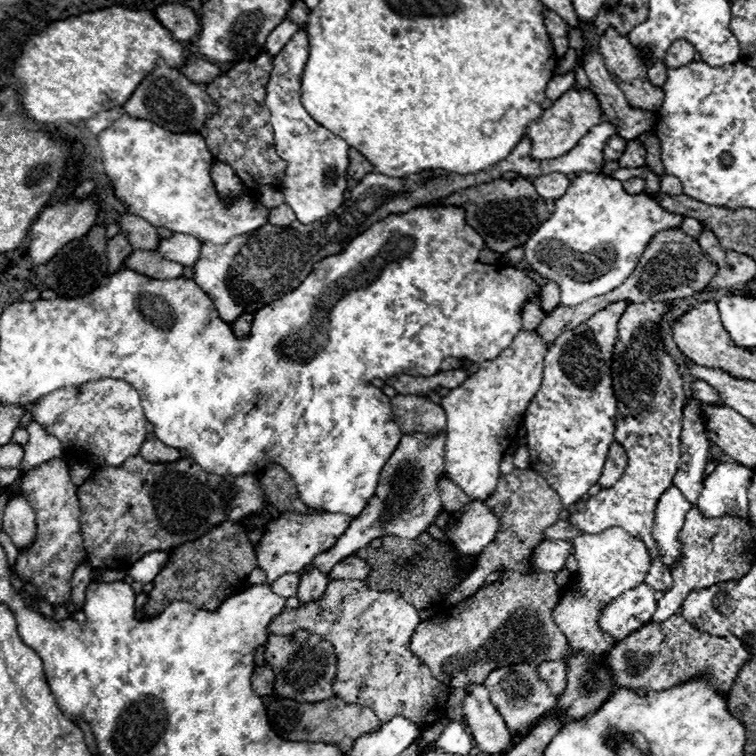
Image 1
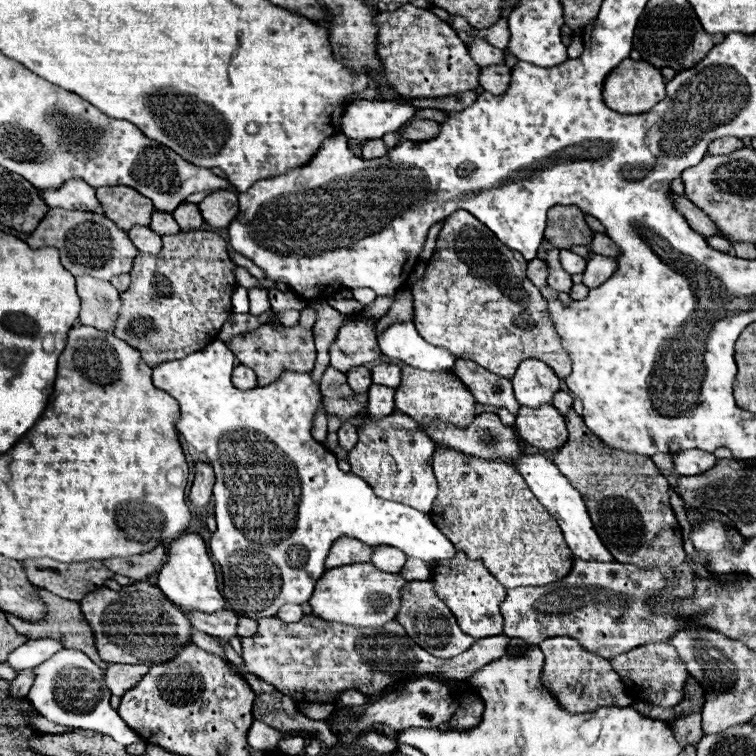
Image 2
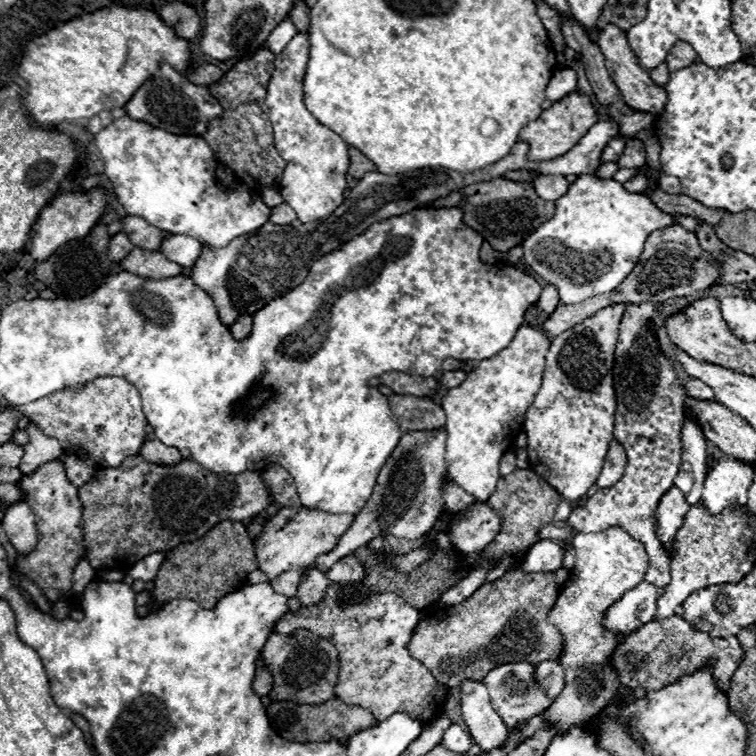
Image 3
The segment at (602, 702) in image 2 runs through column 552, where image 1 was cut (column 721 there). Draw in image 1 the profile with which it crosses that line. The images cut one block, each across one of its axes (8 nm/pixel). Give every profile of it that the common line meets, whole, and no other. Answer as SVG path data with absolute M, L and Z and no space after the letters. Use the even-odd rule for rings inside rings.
M674 614L674 618L668 618L662 624L646 624L642 630L630 634L630 638L614 644L602 658L602 664L610 670L614 682L624 688L666 690L704 674L716 692L728 696L736 674L748 660L750 652L738 638L726 640L710 636L708 632L692 628L692 624L682 618L682 614Z

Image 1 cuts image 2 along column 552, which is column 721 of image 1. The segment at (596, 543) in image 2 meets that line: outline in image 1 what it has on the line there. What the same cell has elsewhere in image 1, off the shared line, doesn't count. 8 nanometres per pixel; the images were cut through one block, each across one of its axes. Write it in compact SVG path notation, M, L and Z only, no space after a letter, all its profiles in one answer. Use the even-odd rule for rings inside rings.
M722 462L704 480L702 494L694 504L706 518L720 518L720 516L748 516L748 488L752 484L754 470L744 468L736 462Z

